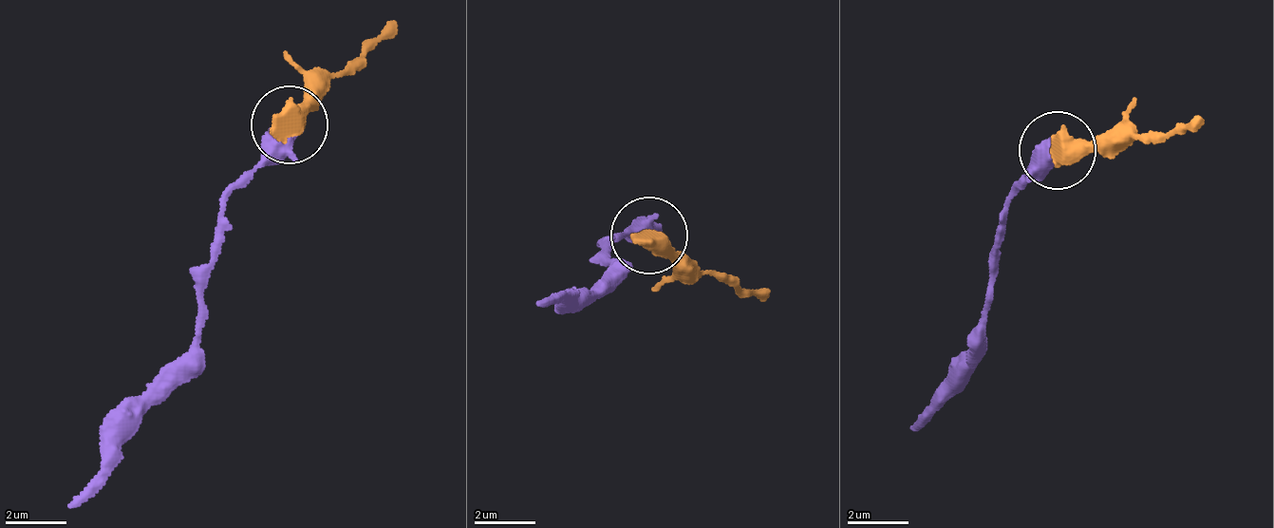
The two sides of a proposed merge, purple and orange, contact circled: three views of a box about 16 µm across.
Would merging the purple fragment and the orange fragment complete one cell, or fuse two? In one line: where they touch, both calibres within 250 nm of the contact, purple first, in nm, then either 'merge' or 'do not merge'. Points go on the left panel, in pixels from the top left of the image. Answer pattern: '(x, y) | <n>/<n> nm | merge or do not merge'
(289, 124) | 440/700 nm | merge

